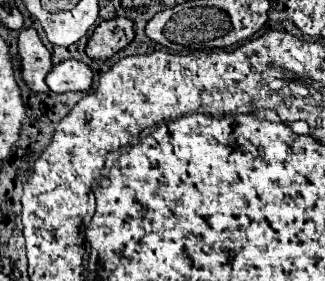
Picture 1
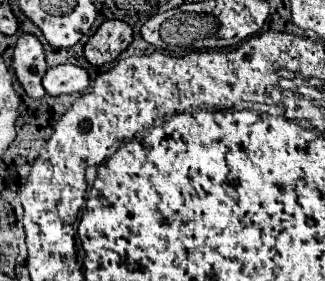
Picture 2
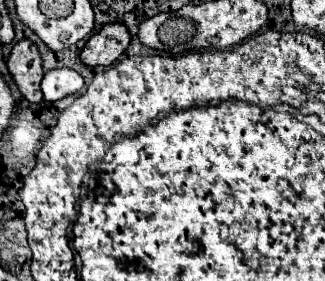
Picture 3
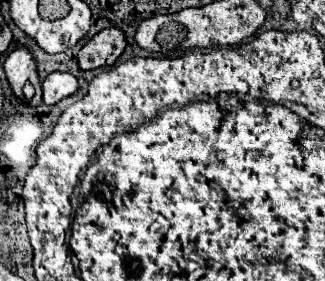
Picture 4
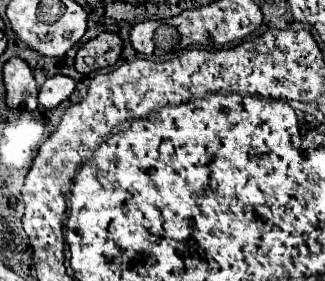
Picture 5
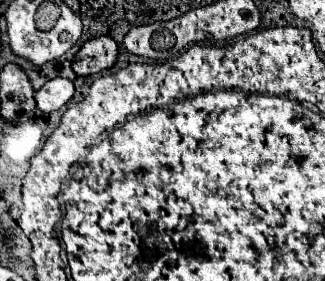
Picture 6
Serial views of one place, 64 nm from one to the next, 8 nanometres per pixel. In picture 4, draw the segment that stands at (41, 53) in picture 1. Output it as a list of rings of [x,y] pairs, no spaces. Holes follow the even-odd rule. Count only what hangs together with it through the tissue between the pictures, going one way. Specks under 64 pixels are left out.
[[[18,46],[14,52],[10,52],[10,56],[4,62],[4,70],[6,76],[12,84],[14,94],[24,100],[24,86],[32,84],[36,94],[34,98],[28,102],[30,106],[38,106],[42,102],[42,90],[40,90],[40,76],[38,76],[38,68],[36,68],[36,60],[34,54],[30,52],[28,46]]]

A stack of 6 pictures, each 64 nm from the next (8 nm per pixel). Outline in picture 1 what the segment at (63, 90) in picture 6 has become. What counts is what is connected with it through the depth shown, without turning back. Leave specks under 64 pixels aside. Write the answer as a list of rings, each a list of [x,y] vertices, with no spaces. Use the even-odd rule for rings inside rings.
[[[64,60],[52,68],[52,72],[46,76],[46,84],[52,92],[86,92],[92,86],[92,76],[94,72],[84,62]]]

